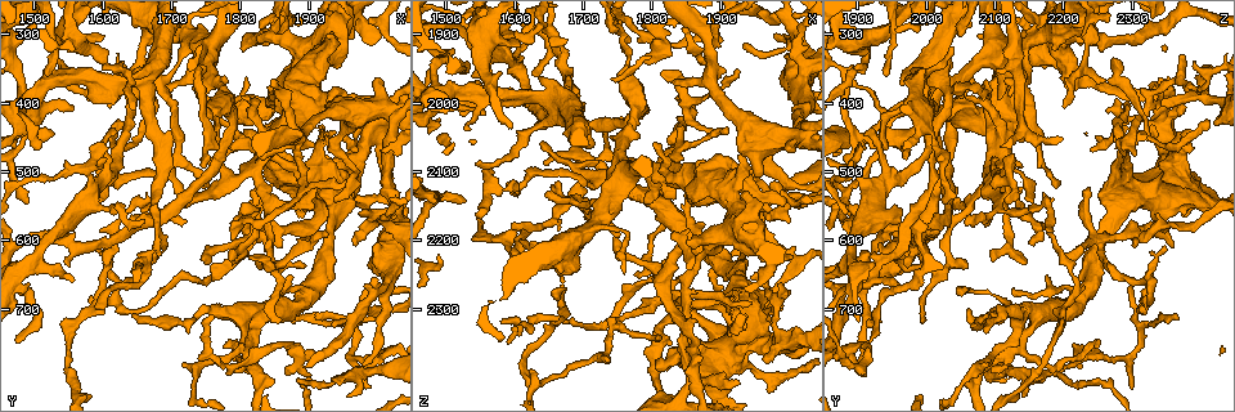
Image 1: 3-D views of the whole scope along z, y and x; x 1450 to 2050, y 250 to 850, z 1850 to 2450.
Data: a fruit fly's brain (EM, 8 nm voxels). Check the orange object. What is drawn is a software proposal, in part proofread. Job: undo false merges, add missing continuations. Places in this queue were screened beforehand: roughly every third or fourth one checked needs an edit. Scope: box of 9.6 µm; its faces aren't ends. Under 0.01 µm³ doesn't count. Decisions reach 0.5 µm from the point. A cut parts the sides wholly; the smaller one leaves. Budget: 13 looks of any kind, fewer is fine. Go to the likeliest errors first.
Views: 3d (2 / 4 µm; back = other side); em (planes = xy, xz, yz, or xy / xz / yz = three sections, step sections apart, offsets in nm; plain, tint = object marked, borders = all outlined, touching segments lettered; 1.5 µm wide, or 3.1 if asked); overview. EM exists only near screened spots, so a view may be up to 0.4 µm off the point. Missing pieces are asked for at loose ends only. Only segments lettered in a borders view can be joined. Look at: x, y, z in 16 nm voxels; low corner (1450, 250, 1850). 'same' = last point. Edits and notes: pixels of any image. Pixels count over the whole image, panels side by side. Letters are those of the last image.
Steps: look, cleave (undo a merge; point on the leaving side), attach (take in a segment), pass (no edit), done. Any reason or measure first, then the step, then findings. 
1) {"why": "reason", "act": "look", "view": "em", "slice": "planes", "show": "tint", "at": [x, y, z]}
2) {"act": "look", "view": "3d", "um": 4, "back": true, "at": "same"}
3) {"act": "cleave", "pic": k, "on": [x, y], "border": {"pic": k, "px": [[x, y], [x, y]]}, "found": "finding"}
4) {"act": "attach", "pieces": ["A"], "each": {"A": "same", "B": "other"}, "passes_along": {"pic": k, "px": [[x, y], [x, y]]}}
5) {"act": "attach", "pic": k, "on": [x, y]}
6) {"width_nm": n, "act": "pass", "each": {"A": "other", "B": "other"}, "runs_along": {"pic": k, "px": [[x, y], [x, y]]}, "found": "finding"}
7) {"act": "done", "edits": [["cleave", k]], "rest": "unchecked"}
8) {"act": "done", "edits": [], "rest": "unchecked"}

{"why": "free end", "act": "look", "view": "3d", "um": 4, "at": [1965, 605, 2155]}

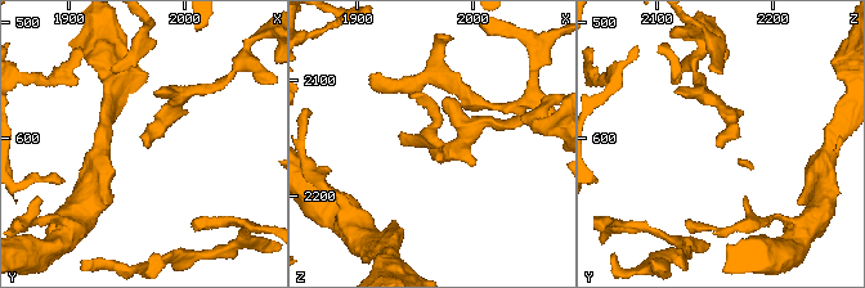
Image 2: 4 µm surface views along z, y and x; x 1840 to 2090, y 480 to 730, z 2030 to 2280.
{"why": "now the EM", "act": "look", "view": "em", "slice": "planes", "show": "borders", "at": [1968, 608, 2156]}

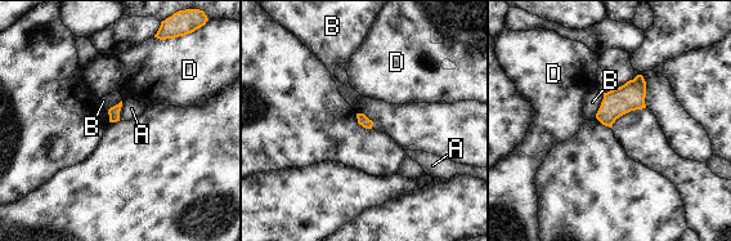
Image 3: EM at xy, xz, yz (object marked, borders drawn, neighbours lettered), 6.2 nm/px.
{"act": "pass", "each": {"A": "other", "B": "other", "D": "other"}, "found": "none of them fits"}

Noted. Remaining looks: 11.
{"why": "thick end", "act": "look", "view": "em", "slice": "planes", "show": "borders", "at": [1695, 295, 2245]}

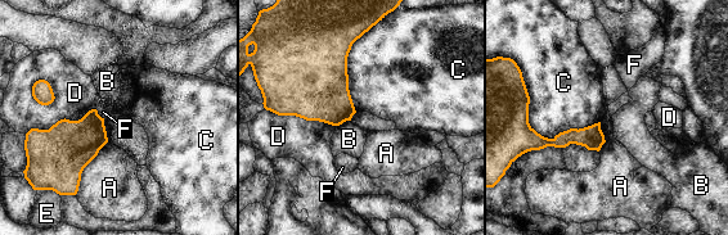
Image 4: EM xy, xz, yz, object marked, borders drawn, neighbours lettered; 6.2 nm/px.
{"act": "pass", "each": {"A": "other", "B": "other", "C": "other", "D": "other", "E": "other", "F": "other"}, "border": {"pic": 4, "px": [[107, 141], [84, 168], [75, 194]]}, "found": "no lettered segment goes on from it"}

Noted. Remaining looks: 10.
{"act": "look", "view": "em", "slice": "planes", "show": "tint", "at": [1595, 610, 2345]}

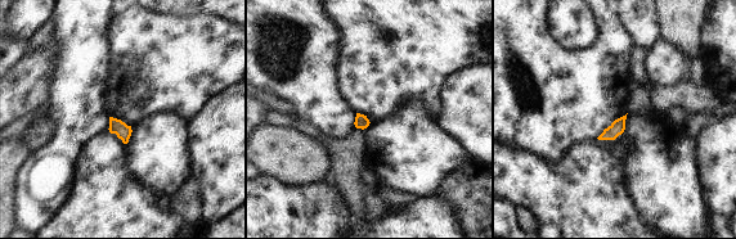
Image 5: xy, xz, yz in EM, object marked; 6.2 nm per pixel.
{"act": "look", "view": "em", "slice": "planes", "show": "borders", "at": "same"}

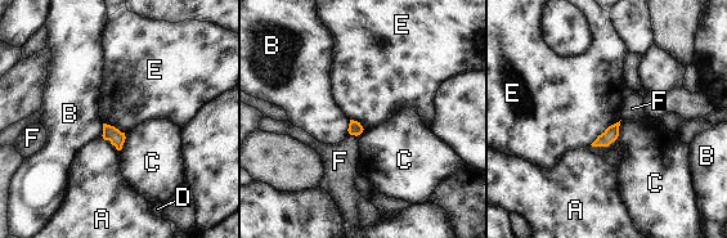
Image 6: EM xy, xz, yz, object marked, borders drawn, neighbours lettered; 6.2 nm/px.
{"act": "pass", "each": {"A": "other", "B": "other", "C": "other", "D": "other", "E": "other", "F": "other"}, "border": {"pic": 6, "px": [[620, 118], [609, 125], [589, 144]]}, "found": "none of them fits"}

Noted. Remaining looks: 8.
{"why": "thin end", "act": "look", "view": "3d", "um": 4, "at": [1935, 720, 1910]}

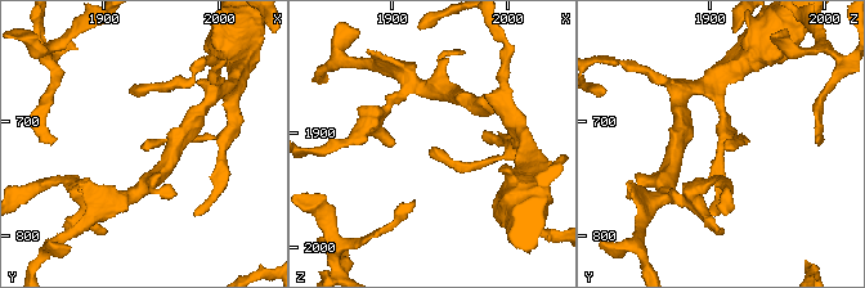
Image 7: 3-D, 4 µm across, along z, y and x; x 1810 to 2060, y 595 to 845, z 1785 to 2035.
{"act": "look", "view": "em", "slice": "xy", "step": 8, "show": "borders", "at": [1934, 724, 1914]}

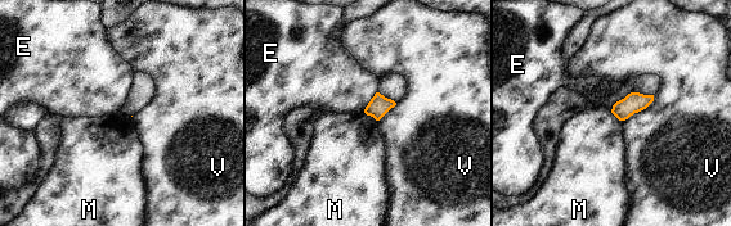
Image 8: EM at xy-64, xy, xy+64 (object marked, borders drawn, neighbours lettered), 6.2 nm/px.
{"act": "look", "view": "em", "slice": "planes", "show": "borders", "at": "same"}

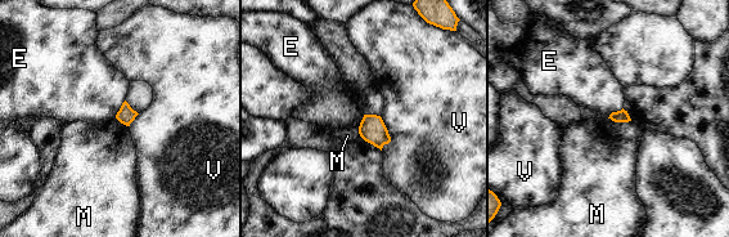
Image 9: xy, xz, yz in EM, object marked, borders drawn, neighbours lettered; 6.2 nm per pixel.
{"longest_contact_nm": ["V", 200], "act": "pass", "each": {"E": "other", "M": "other", "V": "other"}, "border": {"pic": 9, "px": [[608, 117], [615, 121], [630, 121]]}, "found": "no lettered segment goes on from it"}

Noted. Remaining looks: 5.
{"why": "branch point", "act": "look", "view": "em", "slice": "planes", "show": "borders", "at": [1845, 305, 2210]}

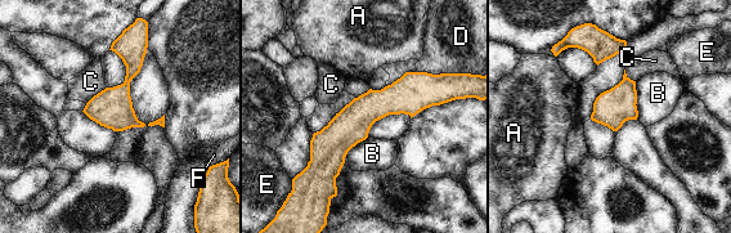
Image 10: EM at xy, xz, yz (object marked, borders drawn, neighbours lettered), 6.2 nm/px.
{"width_nm": 220, "act": "pass", "each": {"A": "other", "B": "other", "C": "other", "D": "other", "E": "other", "F": "other"}, "border": {"pic": 10, "px": [[106, 86], [85, 103]]}, "found": "all the same neuron"}

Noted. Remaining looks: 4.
{"act": "done", "edits": [], "rest": "unchecked"}

